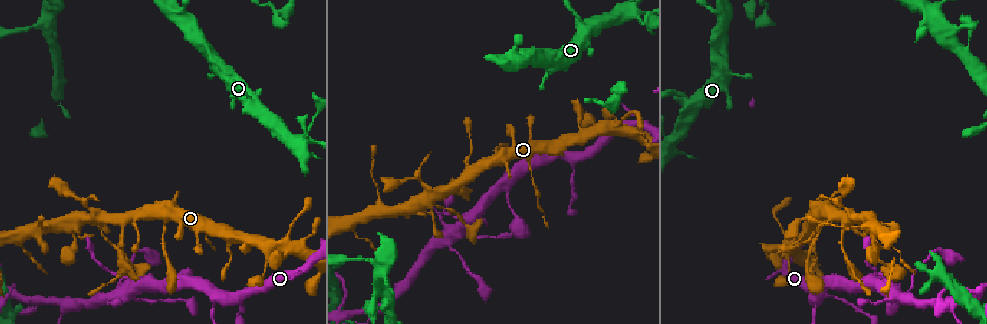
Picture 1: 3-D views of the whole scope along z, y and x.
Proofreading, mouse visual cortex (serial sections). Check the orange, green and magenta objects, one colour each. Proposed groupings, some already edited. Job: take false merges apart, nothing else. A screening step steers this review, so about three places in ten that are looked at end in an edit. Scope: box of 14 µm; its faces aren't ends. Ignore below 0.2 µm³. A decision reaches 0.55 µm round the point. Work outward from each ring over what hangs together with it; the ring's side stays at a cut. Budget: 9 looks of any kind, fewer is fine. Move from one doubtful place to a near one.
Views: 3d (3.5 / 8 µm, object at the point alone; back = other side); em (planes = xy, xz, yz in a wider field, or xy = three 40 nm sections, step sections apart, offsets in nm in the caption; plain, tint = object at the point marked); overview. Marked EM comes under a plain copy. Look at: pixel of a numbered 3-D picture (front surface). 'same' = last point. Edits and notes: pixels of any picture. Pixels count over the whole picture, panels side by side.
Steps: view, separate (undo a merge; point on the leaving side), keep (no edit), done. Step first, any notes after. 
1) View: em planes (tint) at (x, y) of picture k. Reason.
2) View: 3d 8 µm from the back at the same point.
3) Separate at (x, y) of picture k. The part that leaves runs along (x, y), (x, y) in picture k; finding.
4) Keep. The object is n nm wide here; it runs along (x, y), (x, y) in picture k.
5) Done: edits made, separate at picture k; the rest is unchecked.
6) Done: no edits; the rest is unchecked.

View: 3d 3.5 µm at (242, 297) of picture 1. Three arms meet.

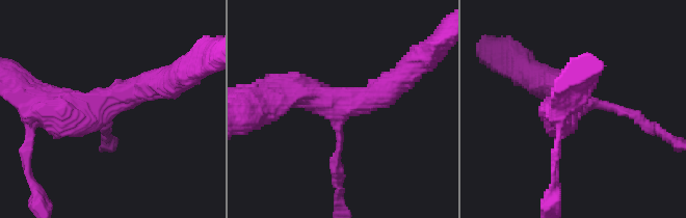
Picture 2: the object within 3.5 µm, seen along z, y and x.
View: em xy step 5 (tint) at (338, 103) of picture 2. 3 arms meet here; the arms are 150, 400, 500 nm wide.

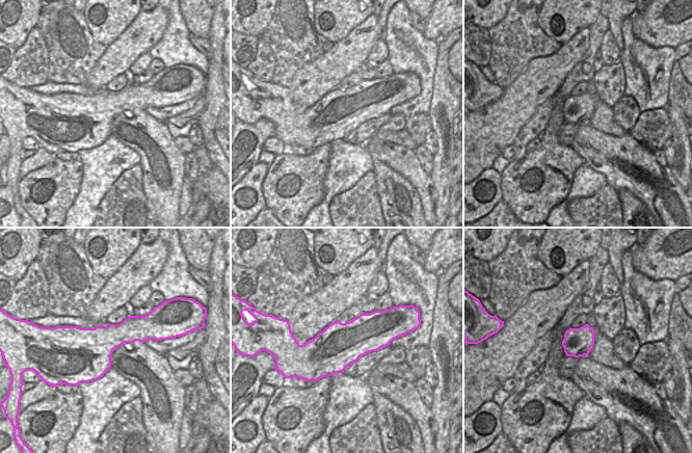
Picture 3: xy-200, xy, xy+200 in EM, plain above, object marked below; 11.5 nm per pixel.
Keep. It runs along (164, 82), (81, 116), (46, 107) in picture 2; all the same cell.

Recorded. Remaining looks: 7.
View: 3d 8 µm at (445, 238) of picture 1. Two arms in line, one across.

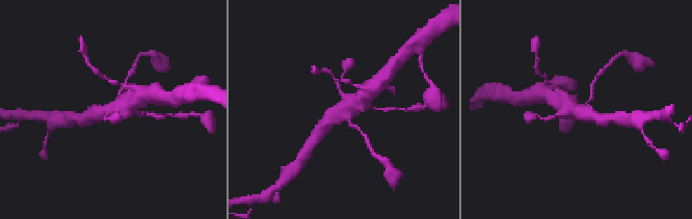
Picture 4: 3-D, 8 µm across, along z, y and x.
View: 3d 3.5 µm at (577, 110) of picture 4.

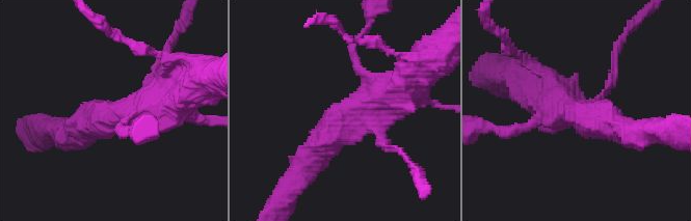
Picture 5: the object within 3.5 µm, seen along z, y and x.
View: em xy step 2 (tint) at (364, 107) of picture 5.

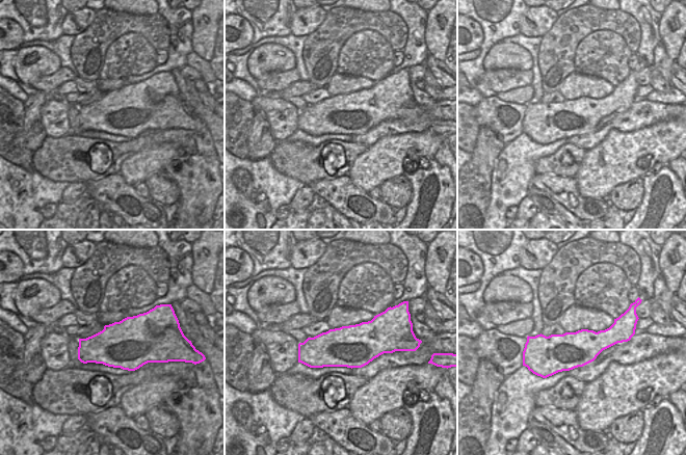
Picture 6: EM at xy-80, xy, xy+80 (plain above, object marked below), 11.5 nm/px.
Keep. Continuous, no second cell.

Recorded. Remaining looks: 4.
View: 3d 3.5 µm at (36, 301) of picture 1. Two arms in line, one across.

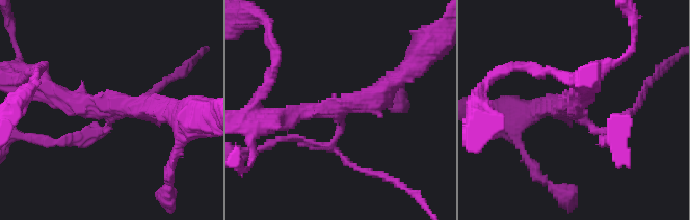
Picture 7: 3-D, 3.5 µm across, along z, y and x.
View: em xy step 2 (tint) at (106, 103) of picture 7.

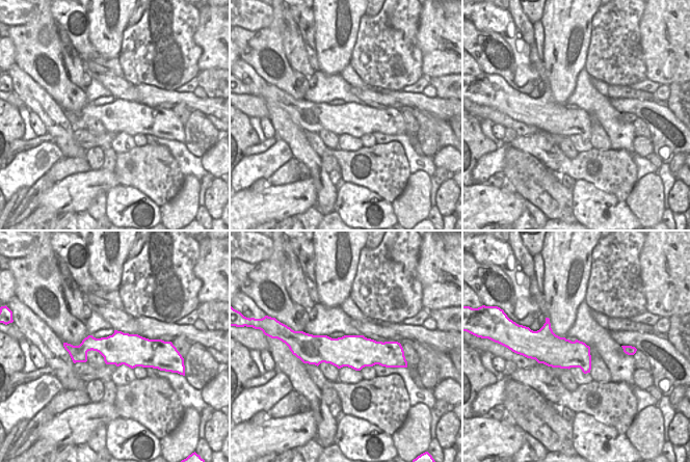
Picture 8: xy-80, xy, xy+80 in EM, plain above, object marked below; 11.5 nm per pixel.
Separate at (79, 140) of picture 7. 3 arms meet here; the arms are 100, 250, 300 nm wide; the part that leaves runs along (106, 125), (81, 140), (26, 137) in picture 7; a second cell is stuck on.

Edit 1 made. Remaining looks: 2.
Done: edits made, separate at picture 7; the rest is unchecked.

